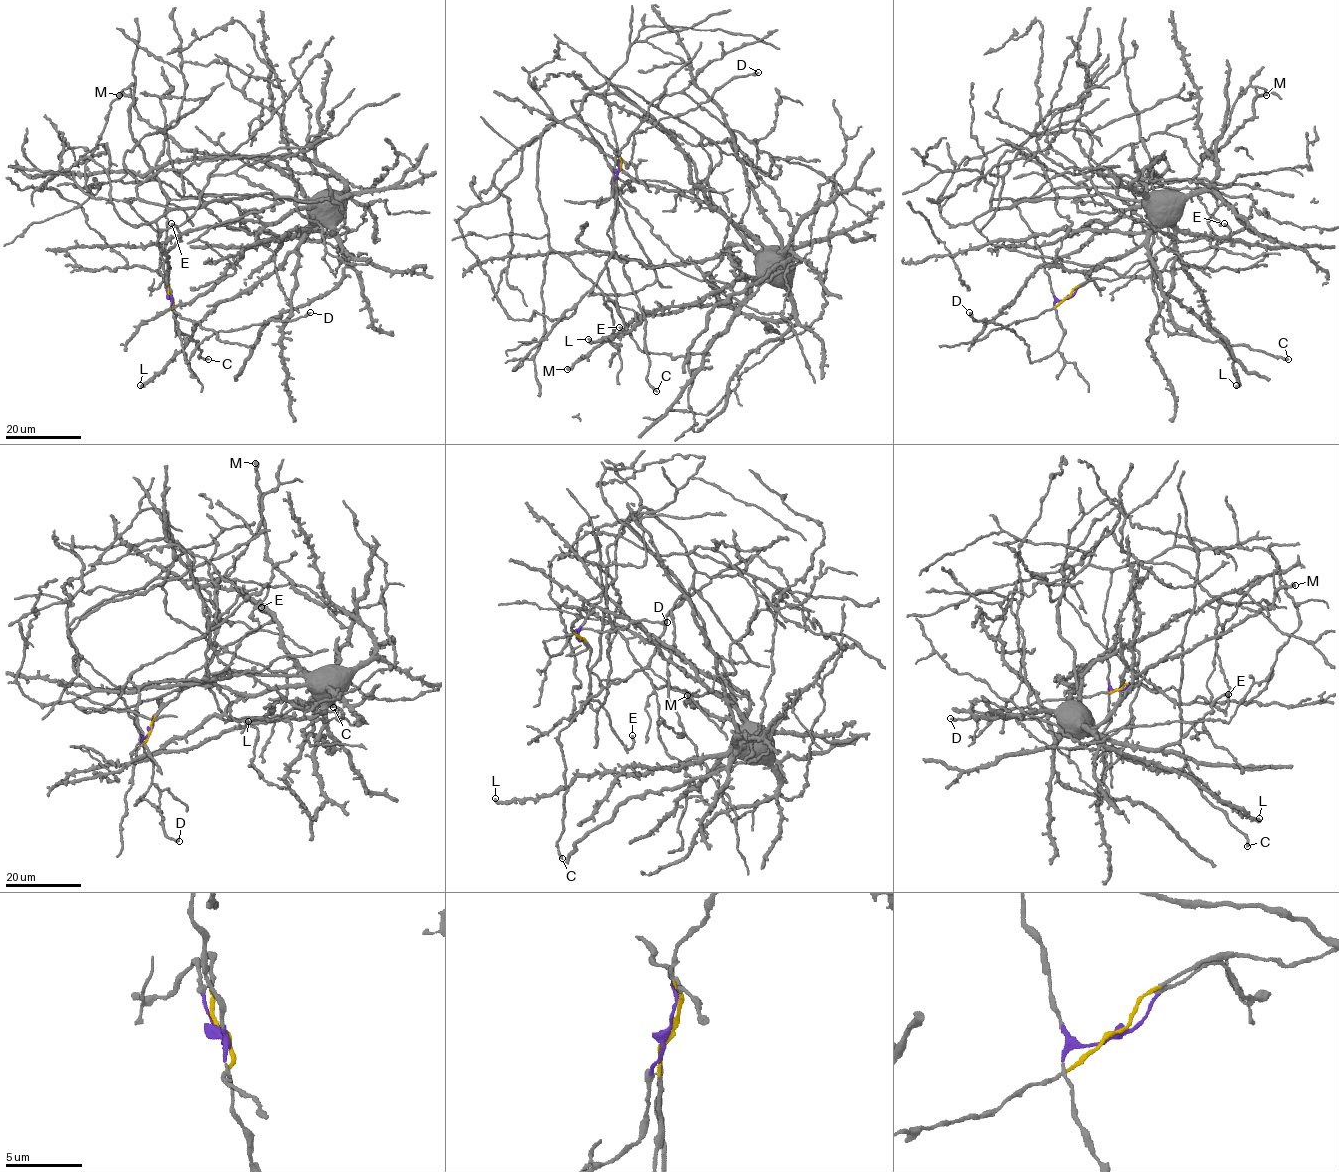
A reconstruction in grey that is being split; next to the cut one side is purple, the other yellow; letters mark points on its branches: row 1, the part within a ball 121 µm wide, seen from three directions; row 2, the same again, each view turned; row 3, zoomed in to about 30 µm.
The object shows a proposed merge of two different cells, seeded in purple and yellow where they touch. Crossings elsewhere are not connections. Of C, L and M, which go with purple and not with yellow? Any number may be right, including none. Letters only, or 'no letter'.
L, M

